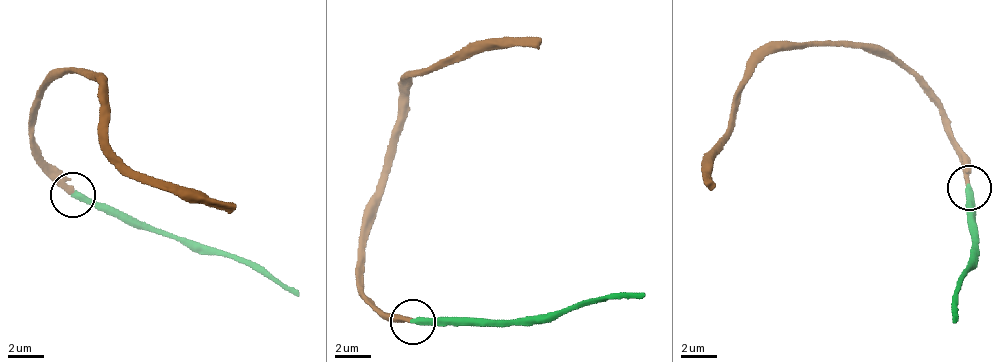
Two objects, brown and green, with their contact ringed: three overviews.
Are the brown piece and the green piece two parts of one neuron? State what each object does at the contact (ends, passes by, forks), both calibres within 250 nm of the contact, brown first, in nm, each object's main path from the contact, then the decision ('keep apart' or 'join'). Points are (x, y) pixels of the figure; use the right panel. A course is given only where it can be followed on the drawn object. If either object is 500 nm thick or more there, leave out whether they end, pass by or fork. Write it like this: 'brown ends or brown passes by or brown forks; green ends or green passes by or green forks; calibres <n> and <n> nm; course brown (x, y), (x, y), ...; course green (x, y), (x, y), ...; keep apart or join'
brown ends; green ends; calibres 300 and 360 nm; course brown (970, 186), (968, 157), (943, 122), (943, 105), (912, 74), (852, 44), (770, 49), (747, 71), (704, 186); course green (970, 186), (978, 229), (954, 324); join

